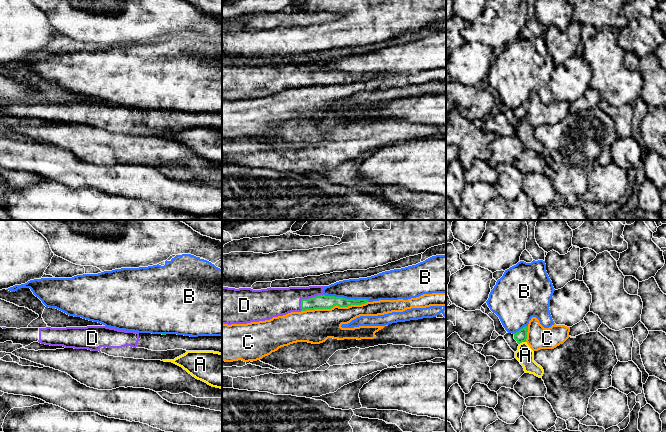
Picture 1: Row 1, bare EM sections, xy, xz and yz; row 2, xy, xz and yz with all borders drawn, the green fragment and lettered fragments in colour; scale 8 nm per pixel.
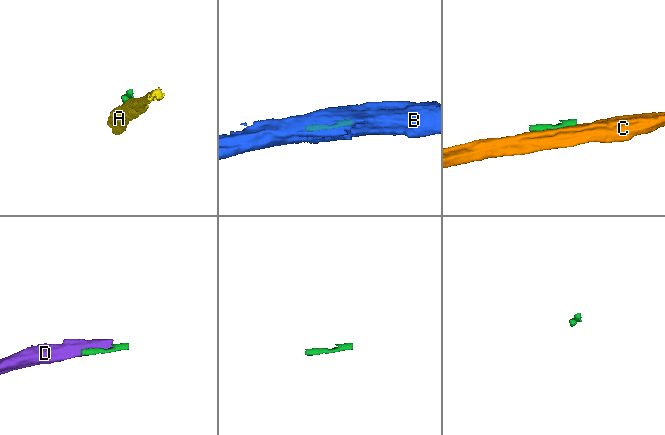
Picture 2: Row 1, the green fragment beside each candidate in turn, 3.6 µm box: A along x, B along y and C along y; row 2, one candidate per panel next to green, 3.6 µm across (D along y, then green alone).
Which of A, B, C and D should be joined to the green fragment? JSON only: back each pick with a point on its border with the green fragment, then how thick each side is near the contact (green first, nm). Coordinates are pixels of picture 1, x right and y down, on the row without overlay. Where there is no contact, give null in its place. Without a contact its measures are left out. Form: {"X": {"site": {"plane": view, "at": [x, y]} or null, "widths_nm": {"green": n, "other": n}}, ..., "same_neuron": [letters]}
{"D": {"site": {"plane": "xz", "at": [307, 75]}, "widths_nm": {"green": 110, "other": 220}}, "same_neuron": ["D"]}

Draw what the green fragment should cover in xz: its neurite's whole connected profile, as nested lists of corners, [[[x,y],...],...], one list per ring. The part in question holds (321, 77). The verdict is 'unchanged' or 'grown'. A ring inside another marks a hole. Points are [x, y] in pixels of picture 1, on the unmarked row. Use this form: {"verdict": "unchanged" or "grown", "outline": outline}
{"verdict": "grown", "outline": [[[326,62],[267,64],[253,66],[251,64],[222,63],[222,100],[247,100],[270,96],[273,93],[283,92],[291,88],[301,88],[314,85],[331,85],[334,82],[348,83],[362,81],[367,75],[346,75],[343,73],[325,72],[323,65]]]}

